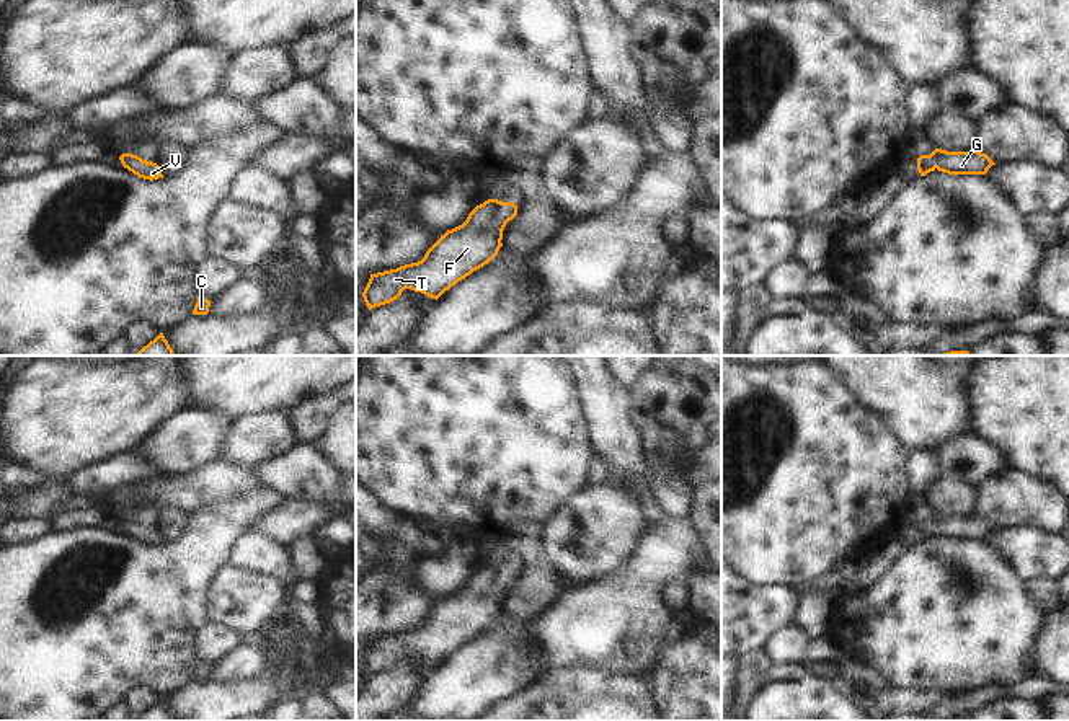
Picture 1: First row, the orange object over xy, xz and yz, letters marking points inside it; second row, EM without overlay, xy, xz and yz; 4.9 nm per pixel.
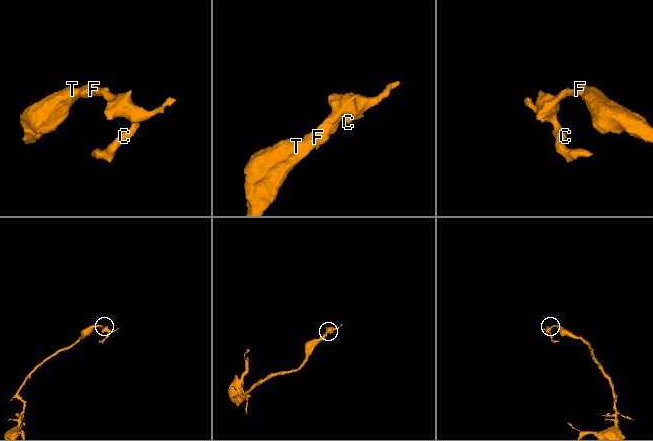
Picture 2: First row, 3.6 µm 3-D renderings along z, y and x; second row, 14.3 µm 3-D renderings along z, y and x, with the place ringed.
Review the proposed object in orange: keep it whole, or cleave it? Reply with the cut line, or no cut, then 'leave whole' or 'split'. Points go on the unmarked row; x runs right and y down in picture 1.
no cut; leave whole

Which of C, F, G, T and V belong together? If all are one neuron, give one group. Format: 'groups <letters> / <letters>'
groups C F G T V

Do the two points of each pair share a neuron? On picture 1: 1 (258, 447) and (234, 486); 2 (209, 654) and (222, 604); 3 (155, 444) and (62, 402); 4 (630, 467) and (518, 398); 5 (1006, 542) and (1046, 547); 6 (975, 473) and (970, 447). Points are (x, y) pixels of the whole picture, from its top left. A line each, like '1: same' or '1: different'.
1: different
2: different
3: different
4: different
5: same
6: same

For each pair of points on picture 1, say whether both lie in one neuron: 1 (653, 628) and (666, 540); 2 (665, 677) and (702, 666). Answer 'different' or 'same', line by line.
1: same
2: same

